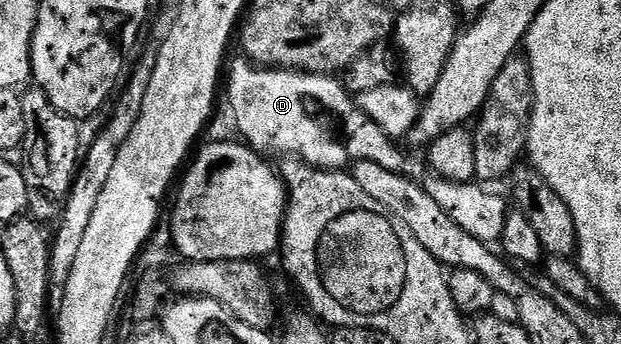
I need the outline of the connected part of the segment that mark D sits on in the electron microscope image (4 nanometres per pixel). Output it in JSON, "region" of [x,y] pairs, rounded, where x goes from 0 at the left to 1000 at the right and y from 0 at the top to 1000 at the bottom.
{"region":[[[385,169],[385,177],[372,198],[372,224],[364,224],[366,291],[372,299],[372,337],[385,369],[383,392],[403,427],[419,448],[430,442],[462,442],[464,456],[477,465],[490,465],[507,488],[525,488],[528,494],[559,494],[567,480],[578,477],[583,465],[607,471],[607,483],[620,483],[620,494],[633,494],[633,506],[659,512],[665,523],[678,526],[683,552],[691,576],[704,584],[704,599],[742,657],[742,669],[762,680],[762,692],[783,698],[786,703],[804,703],[810,695],[813,645],[820,596],[804,570],[783,558],[770,532],[736,535],[728,523],[717,523],[705,506],[689,506],[691,488],[680,462],[660,453],[655,442],[643,433],[644,422],[601,355],[601,343],[589,337],[578,314],[573,282],[552,259],[551,241],[538,218],[507,221],[502,209],[472,209],[459,198],[425,198],[407,192],[396,169]]]}

